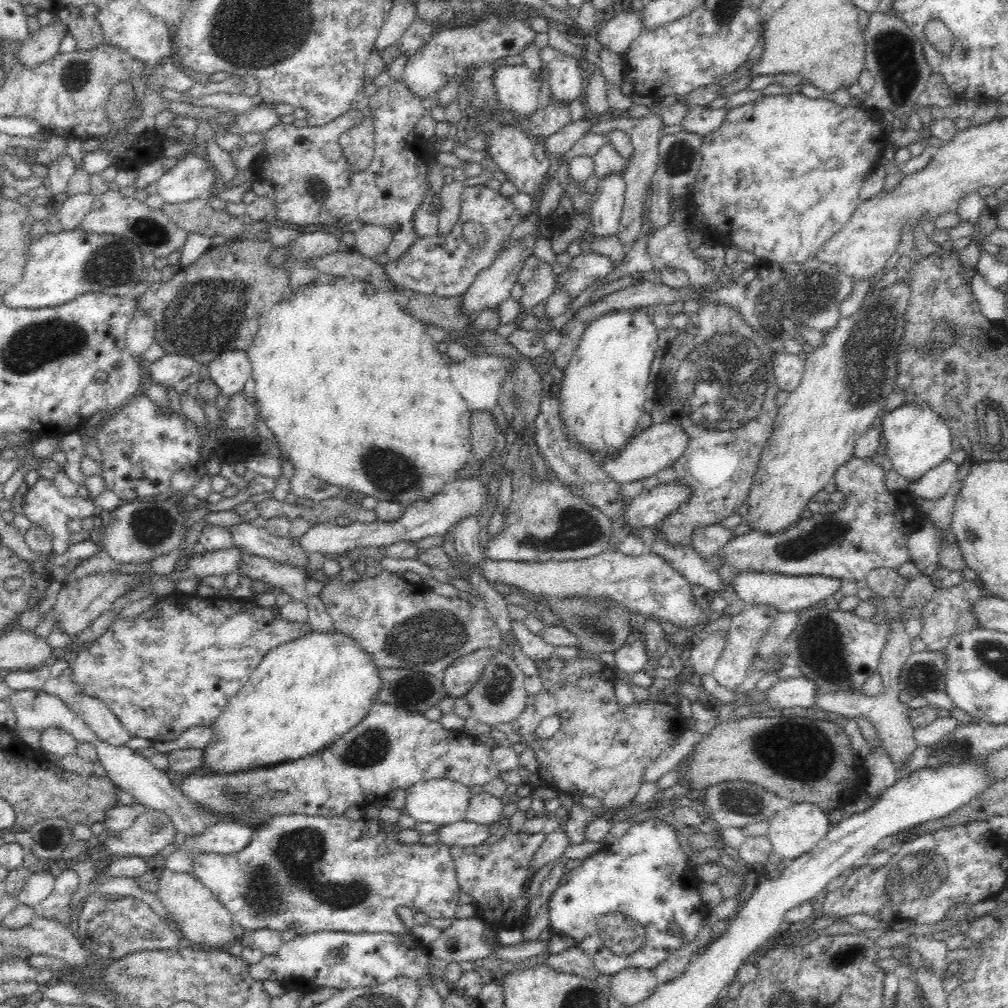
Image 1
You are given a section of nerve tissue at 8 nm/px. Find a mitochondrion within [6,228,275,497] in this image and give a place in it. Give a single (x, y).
(206, 315)

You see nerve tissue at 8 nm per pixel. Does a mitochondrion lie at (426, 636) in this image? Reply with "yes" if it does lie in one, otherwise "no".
yes

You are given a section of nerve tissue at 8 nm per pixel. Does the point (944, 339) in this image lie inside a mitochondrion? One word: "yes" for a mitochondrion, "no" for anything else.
yes

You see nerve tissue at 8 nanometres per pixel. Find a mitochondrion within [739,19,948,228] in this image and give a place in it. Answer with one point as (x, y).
(895, 53)

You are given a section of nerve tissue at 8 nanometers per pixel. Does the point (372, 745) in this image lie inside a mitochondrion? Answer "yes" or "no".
yes

